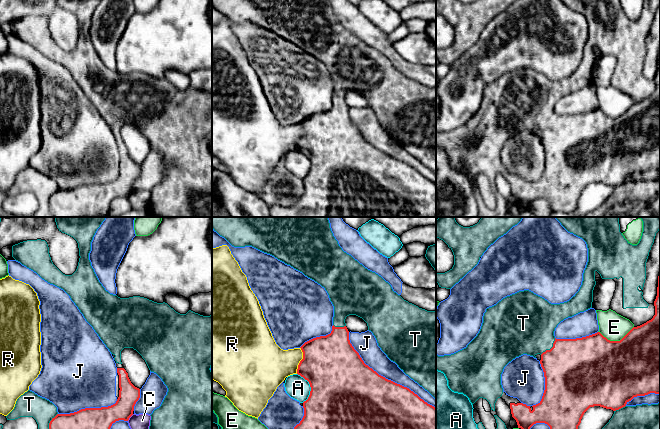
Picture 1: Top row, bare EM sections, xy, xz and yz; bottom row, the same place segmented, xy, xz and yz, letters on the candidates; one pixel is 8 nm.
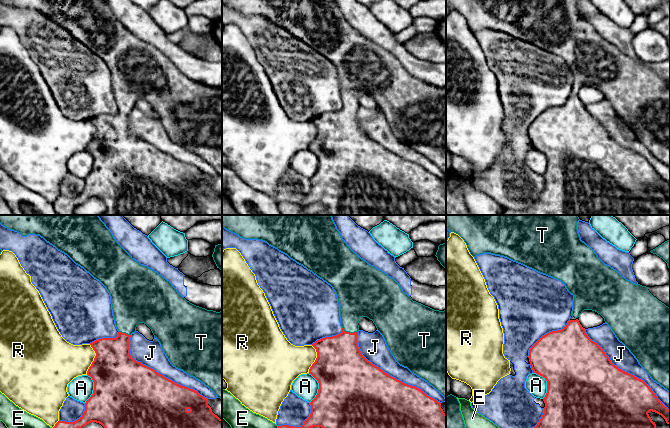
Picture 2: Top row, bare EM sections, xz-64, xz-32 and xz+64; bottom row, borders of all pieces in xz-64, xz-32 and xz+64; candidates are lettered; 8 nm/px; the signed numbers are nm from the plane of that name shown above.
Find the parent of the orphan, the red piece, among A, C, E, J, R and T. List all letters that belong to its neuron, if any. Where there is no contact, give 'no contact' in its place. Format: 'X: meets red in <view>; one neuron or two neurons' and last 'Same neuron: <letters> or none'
A: meets red in xz; two neurons
C: meets red in xy; two neurons
E: meets red in yz; two neurons
J: meets red in xz; two neurons
R: meets red in xz; two neurons
T: meets red in yz; one neuron
Same neuron: T

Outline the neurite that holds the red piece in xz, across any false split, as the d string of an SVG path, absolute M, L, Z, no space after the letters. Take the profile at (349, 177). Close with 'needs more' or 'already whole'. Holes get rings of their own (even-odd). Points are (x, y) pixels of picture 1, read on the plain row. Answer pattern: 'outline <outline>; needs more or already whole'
outline M212 0L212 4L234 23L252 22L264 29L274 32L278 36L302 48L305 52L325 64L330 77L334 82L331 109L326 112L313 114L305 118L300 123L303 128L303 135L298 141L297 150L307 156L311 163L308 175L303 178L304 192L300 199L297 200L290 208L270 206L269 213L271 217L436 217L436 184L425 178L409 164L386 155L366 141L359 129L350 119L349 107L345 99L345 95L349 91L356 91L362 94L367 99L368 106L375 112L378 122L387 131L387 133L391 137L395 138L406 151L417 158L436 175L436 87L427 87L404 76L400 71L393 67L391 61L381 52L368 46L351 31L344 28L339 22L338 17L333 12L330 0Z; needs more

